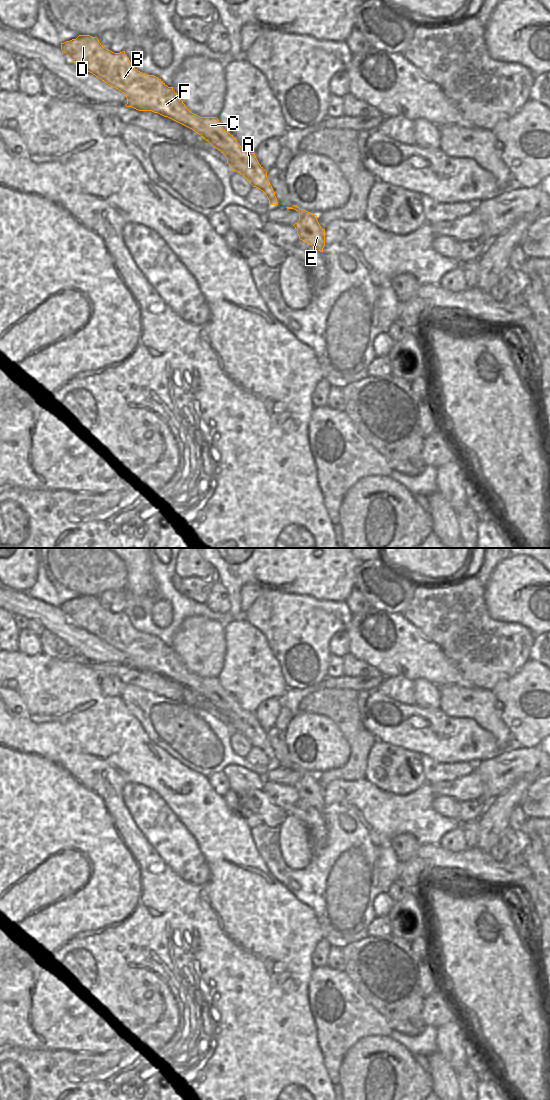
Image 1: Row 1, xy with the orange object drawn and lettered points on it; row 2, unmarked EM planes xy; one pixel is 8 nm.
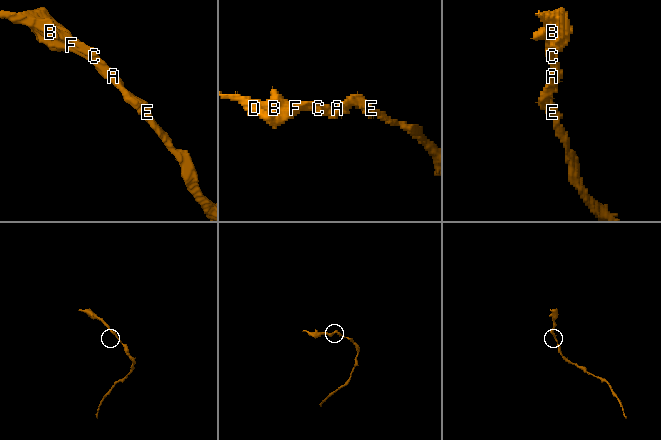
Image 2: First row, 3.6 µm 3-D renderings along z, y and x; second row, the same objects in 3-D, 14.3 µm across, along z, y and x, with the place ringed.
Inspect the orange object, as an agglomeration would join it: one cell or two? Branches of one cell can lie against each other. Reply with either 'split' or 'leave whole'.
leave whole

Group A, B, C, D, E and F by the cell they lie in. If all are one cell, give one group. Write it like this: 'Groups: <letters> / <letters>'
Groups: A B C D E F.

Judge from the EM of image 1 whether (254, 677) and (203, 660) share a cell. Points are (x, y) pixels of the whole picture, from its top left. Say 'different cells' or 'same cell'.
different cells

